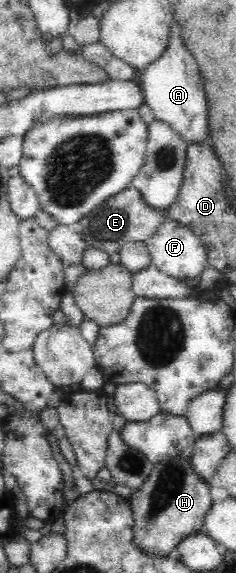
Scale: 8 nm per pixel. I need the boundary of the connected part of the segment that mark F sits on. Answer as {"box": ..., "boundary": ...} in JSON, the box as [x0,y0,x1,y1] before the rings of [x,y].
{"box":[144,218,208,284],"boundary":[[[166,218],[156,229],[152,237],[144,242],[151,256],[151,263],[164,274],[177,278],[186,283],[195,284],[199,274],[208,266],[205,246],[190,229],[182,223]]]}

